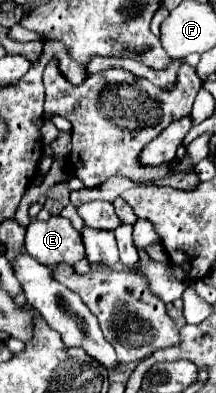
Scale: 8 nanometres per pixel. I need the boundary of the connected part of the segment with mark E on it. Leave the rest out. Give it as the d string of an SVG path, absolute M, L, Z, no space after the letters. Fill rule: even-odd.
M60 214L48 220L34 218L26 228L24 248L40 264L54 266L58 262L74 264L84 258L84 242L72 222Z

